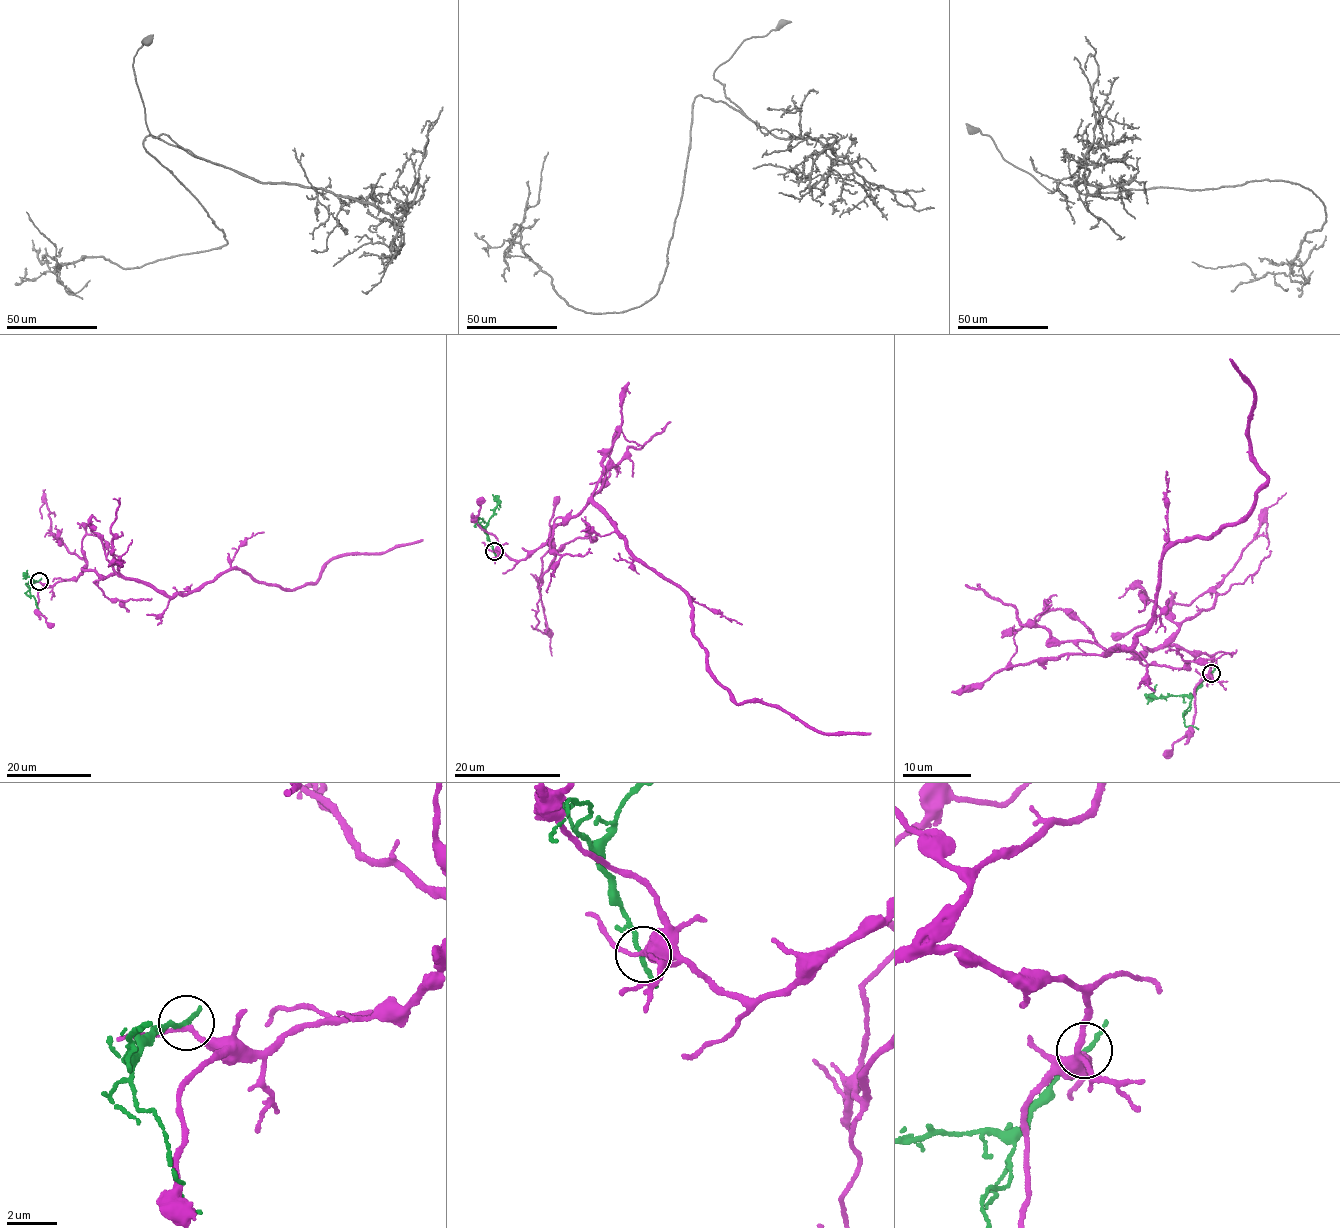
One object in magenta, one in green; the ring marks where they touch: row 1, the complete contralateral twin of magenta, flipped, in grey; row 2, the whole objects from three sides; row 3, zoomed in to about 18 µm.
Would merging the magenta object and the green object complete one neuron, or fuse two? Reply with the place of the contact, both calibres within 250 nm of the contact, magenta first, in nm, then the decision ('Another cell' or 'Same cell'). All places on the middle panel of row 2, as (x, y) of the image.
Place: (494, 551). Thickness 150 nm (magenta) against 160 nm. Another cell

